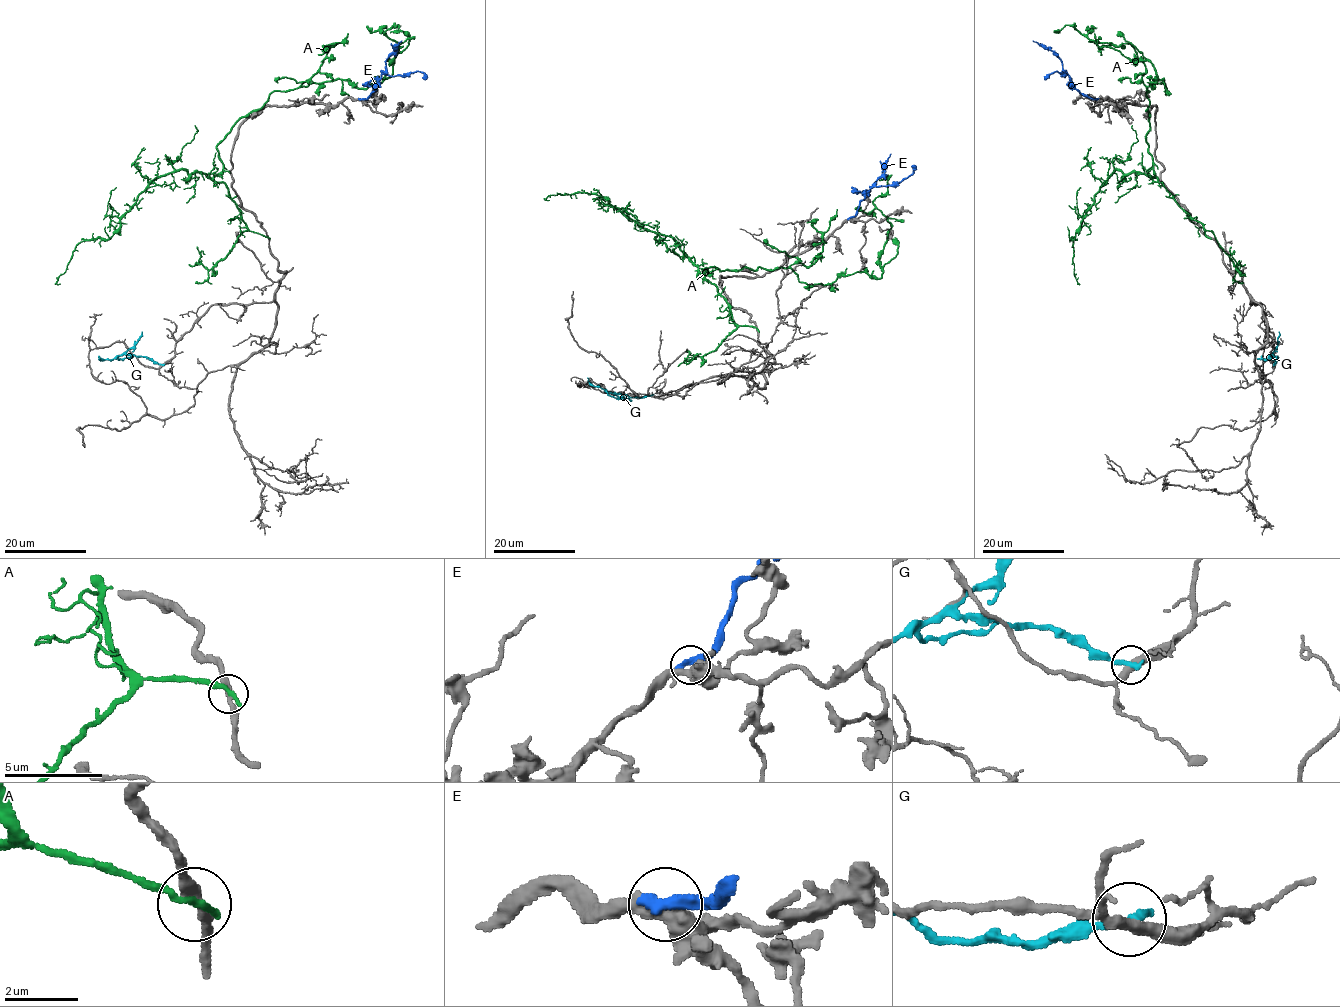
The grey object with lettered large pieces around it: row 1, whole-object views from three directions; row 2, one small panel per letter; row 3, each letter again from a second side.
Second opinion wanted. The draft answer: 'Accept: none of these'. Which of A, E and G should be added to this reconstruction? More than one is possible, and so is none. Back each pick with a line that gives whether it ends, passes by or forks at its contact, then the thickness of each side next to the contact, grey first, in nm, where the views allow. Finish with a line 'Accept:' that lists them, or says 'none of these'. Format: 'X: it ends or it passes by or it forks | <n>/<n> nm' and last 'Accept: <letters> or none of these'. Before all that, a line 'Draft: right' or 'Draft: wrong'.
Draft: wrong
E: it ends | 480/400 nm
Accept: E

